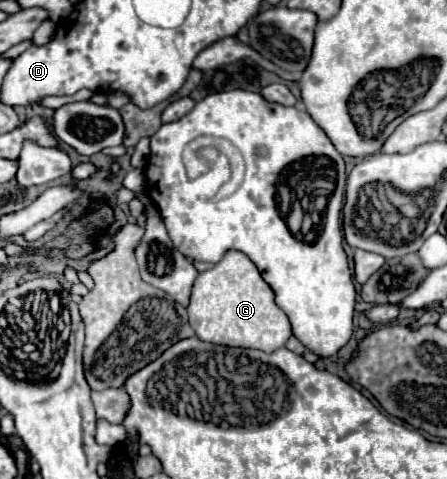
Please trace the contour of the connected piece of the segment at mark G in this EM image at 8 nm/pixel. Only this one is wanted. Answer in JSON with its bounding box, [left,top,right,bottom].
[187,250,291,354]

